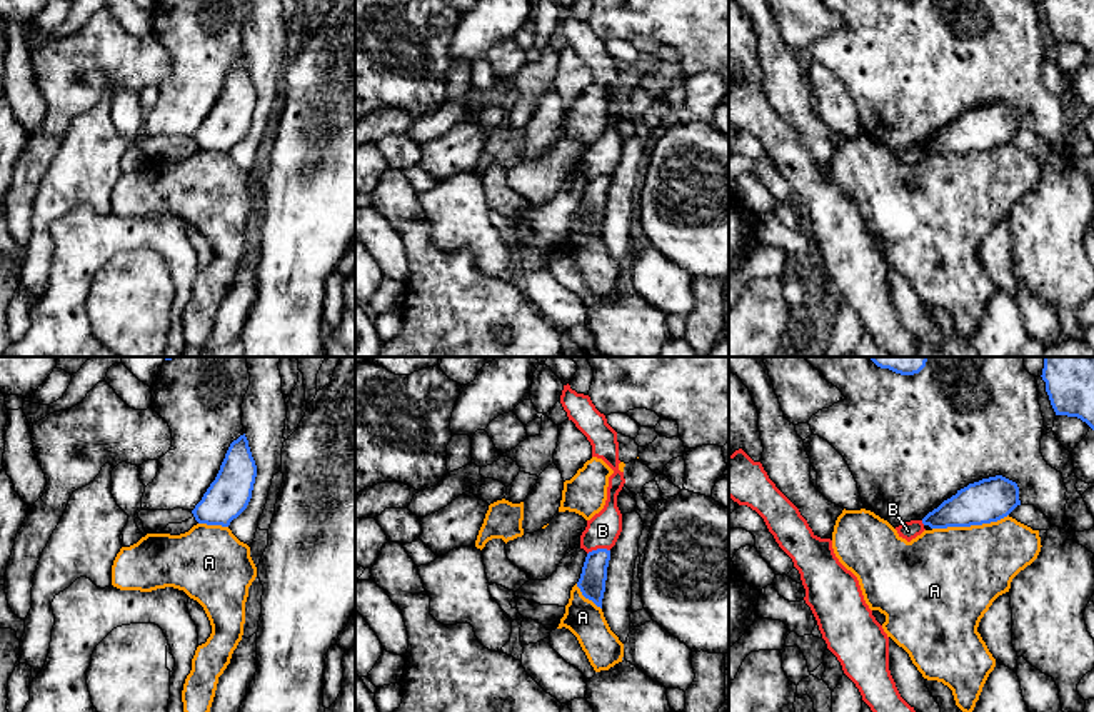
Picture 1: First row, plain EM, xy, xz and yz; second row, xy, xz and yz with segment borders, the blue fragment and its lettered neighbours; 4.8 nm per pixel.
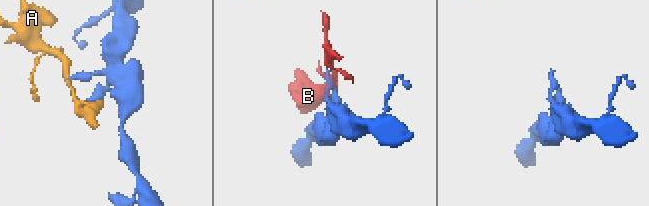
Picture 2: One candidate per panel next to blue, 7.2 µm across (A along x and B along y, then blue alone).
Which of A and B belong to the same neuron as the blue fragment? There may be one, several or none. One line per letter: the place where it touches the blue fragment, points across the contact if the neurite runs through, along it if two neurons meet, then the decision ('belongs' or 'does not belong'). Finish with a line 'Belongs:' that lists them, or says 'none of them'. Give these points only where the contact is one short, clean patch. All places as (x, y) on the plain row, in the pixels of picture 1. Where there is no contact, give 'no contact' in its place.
A: contact yz (969, 152); border yz (1008, 140), (989, 149), (933, 155); does not belong
B: contact xz (597, 175); border xz (609, 175), (592, 175), (587, 180); does not belong
Belongs: none of them

